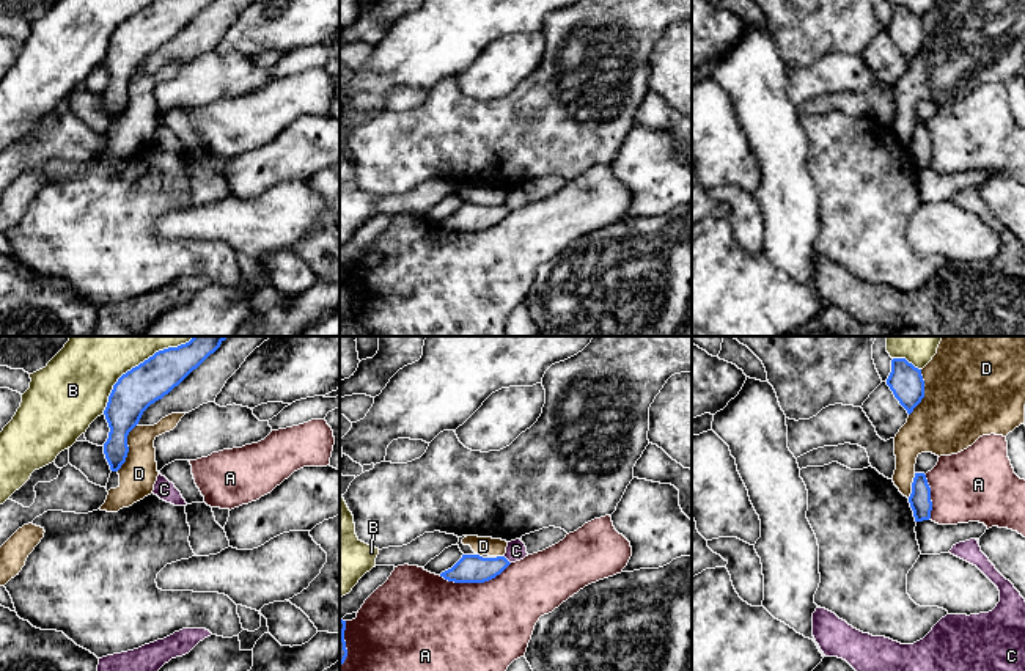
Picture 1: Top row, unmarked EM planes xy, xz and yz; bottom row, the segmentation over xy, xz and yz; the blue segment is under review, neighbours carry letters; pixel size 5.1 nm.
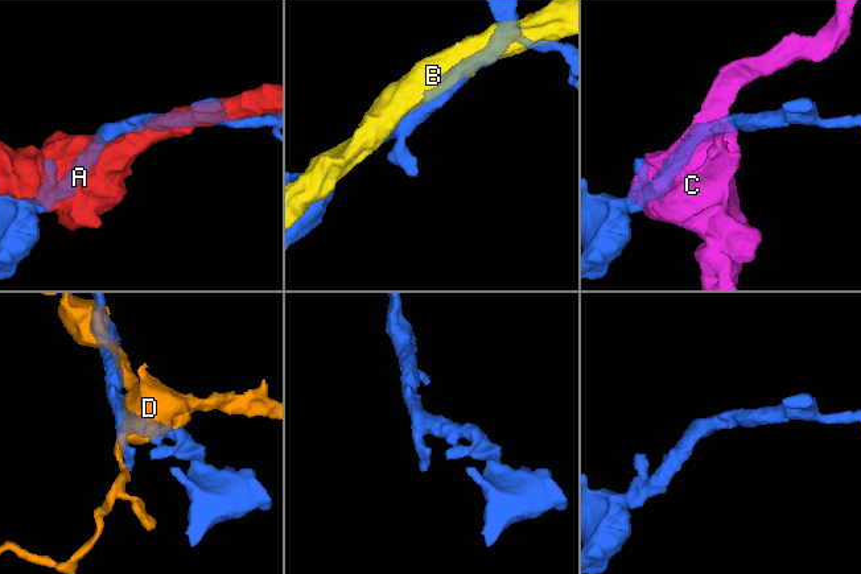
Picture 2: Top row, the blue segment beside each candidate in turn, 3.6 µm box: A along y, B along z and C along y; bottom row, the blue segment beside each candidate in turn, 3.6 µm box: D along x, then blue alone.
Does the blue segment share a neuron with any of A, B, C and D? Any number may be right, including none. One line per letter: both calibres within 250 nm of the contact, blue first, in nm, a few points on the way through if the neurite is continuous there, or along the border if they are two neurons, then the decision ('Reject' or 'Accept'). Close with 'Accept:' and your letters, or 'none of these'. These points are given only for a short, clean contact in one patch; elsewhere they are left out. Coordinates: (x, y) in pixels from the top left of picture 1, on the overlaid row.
A: Thickness 140 nm (blue) against 440 nm. Reject
B: Thickness 200 nm (blue) against 400 nm. Reject
C: Thickness 140 nm (blue) against 110 nm. Boundary: xz (503, 557), (510, 563). Reject
D: Thickness 200 nm (blue) against 190 nm. Reject
Accept: none of these

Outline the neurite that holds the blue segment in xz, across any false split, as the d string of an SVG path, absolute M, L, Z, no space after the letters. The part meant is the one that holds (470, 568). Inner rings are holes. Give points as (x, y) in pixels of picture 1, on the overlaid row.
M462 555L448 570L442 572L448 581L484 583L500 575L511 563L505 556L483 558L479 555Z

